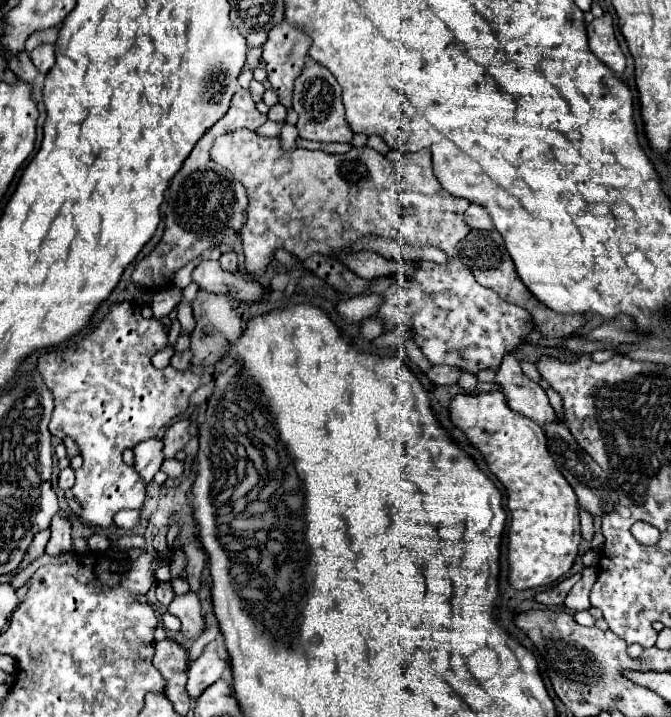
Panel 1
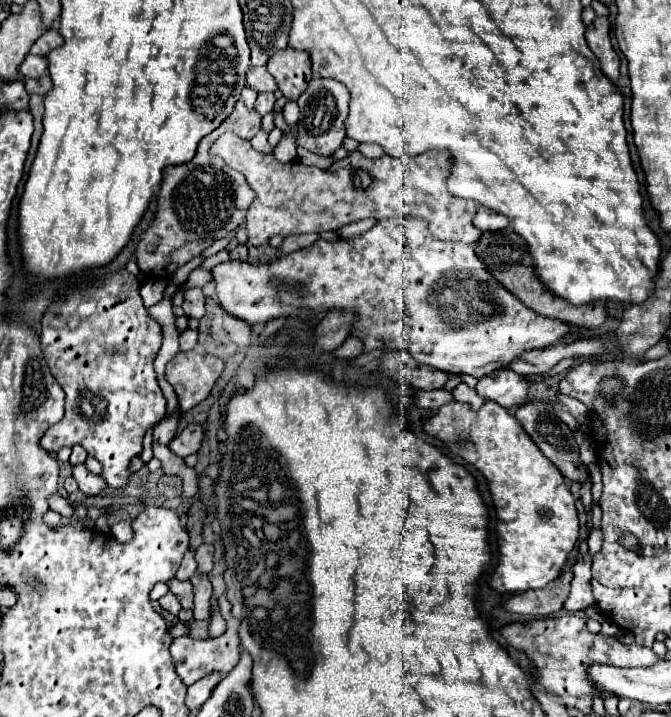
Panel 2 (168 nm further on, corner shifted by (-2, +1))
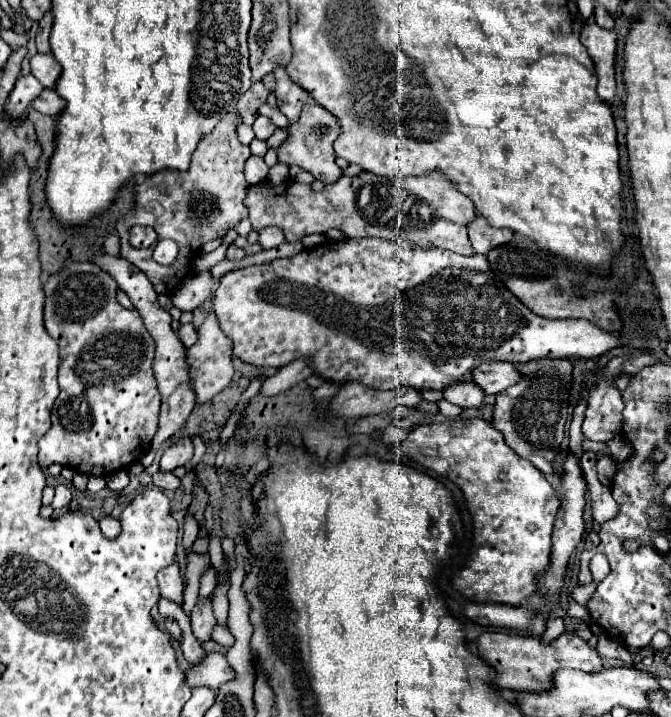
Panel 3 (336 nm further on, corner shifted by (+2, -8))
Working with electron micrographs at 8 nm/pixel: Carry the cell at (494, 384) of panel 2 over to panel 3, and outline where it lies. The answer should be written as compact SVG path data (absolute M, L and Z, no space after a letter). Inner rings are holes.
M455 383L455 387L443 389L443 397L445 397L447 401L451 401L451 403L463 407L463 409L479 409L479 407L483 407L483 403L485 403L485 391L483 391L479 385L475 385L475 383Z

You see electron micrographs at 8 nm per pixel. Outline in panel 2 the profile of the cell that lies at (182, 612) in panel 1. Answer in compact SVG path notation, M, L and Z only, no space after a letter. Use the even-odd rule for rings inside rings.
M171 578L167 580L167 586L169 586L169 592L173 592L179 598L183 608L193 608L193 586L189 580L181 582L177 578Z

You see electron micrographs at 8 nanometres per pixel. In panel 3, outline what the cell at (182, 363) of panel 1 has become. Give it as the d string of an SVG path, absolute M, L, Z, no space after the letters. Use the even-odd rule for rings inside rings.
M187 323L187 325L181 325L181 329L179 329L179 339L181 339L181 343L189 349L191 345L195 345L195 341L197 341L197 331L193 329L193 325L191 323Z

